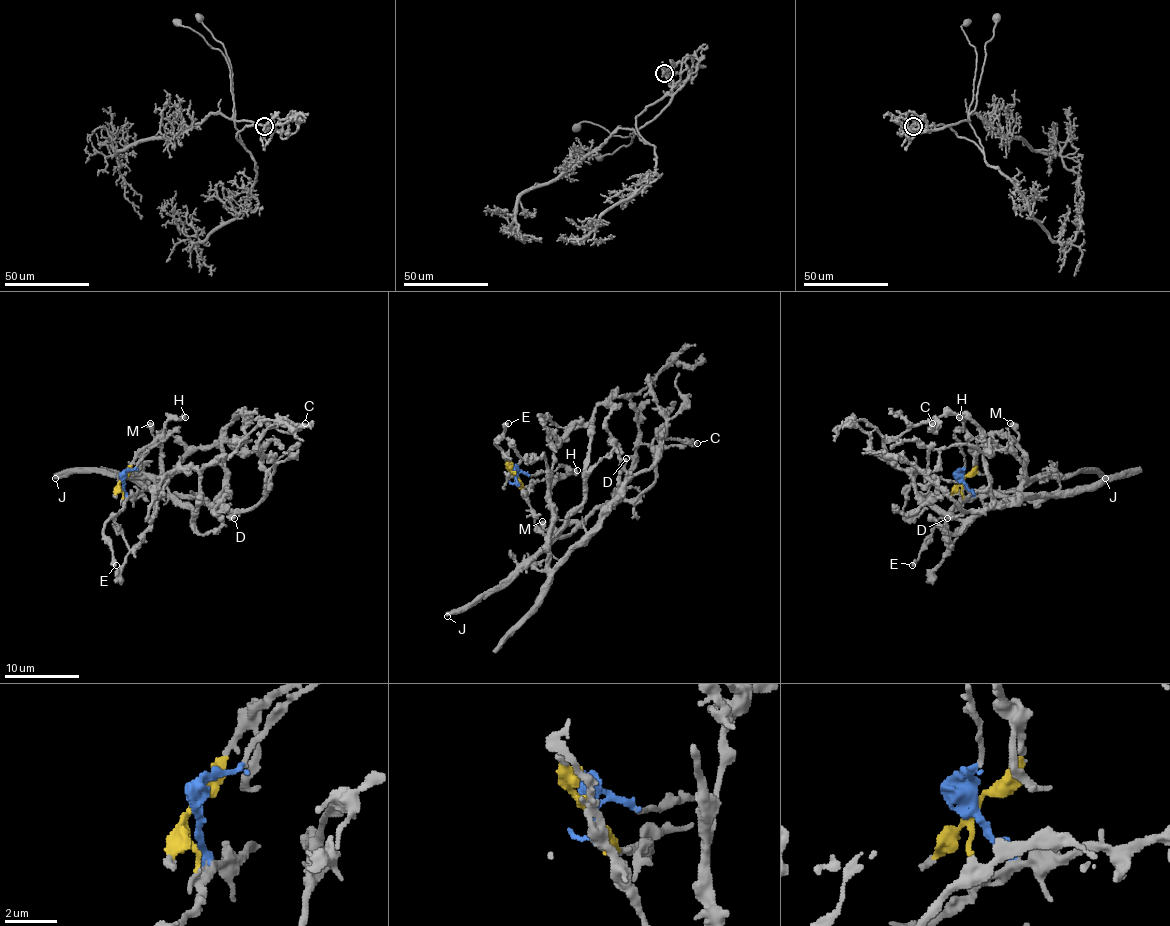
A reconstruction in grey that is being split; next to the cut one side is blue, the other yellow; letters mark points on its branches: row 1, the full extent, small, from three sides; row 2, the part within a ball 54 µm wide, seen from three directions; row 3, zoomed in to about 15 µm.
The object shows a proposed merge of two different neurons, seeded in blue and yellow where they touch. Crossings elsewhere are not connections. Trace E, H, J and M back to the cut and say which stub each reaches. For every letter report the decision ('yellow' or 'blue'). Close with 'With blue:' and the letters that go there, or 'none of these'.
E: blue
H: yellow
J: blue
M: yellow
With blue: E, J

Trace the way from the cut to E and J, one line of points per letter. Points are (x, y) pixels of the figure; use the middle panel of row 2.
E: (514, 474), (516, 483), (516, 468), (495, 444), (508, 423)
J: (514, 474), (521, 496), (534, 519), (534, 528), (546, 543), (504, 579), (446, 616)

